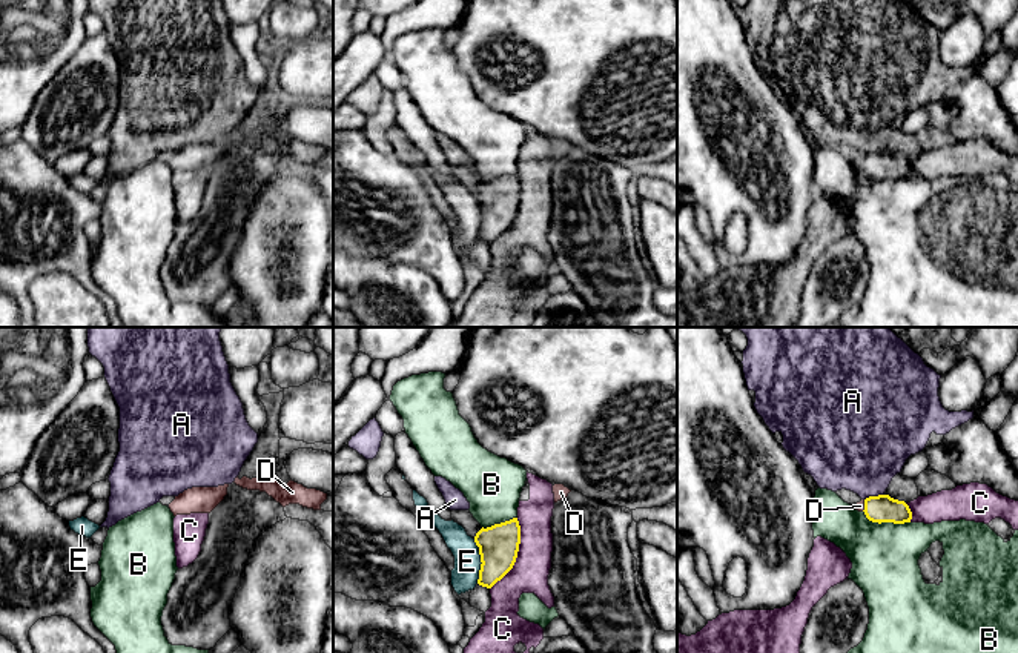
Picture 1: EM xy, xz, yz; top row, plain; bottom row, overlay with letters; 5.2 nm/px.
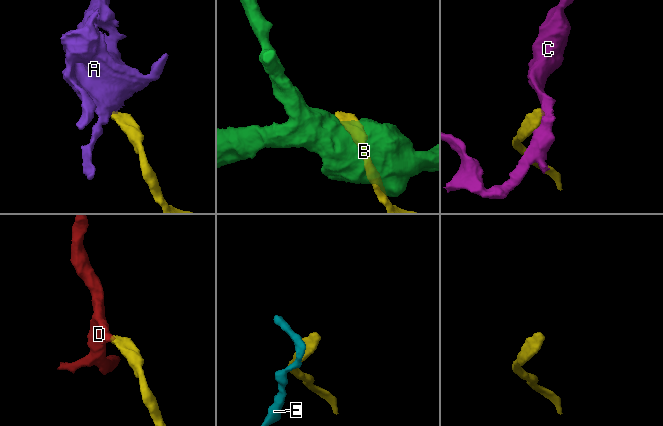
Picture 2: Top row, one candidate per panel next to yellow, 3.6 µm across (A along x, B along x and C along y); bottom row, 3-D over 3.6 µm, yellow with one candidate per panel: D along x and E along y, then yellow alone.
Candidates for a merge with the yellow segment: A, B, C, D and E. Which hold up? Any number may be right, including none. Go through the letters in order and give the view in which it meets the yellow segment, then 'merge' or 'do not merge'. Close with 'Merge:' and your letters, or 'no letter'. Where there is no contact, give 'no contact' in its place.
A: yz | do not merge
B: yz | do not merge
C: xz | do not merge
D: yz | merge
E: xz | do not merge
Merge: D

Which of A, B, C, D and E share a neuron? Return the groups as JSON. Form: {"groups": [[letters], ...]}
{"groups": [["A"], ["B"], ["C"], ["D"], ["E"]]}

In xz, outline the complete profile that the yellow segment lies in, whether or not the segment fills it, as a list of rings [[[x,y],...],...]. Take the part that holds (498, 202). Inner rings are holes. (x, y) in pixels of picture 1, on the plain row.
[[[517,174],[481,184],[474,198],[479,203],[481,226],[478,240],[491,244],[514,221],[519,200],[521,181]]]

